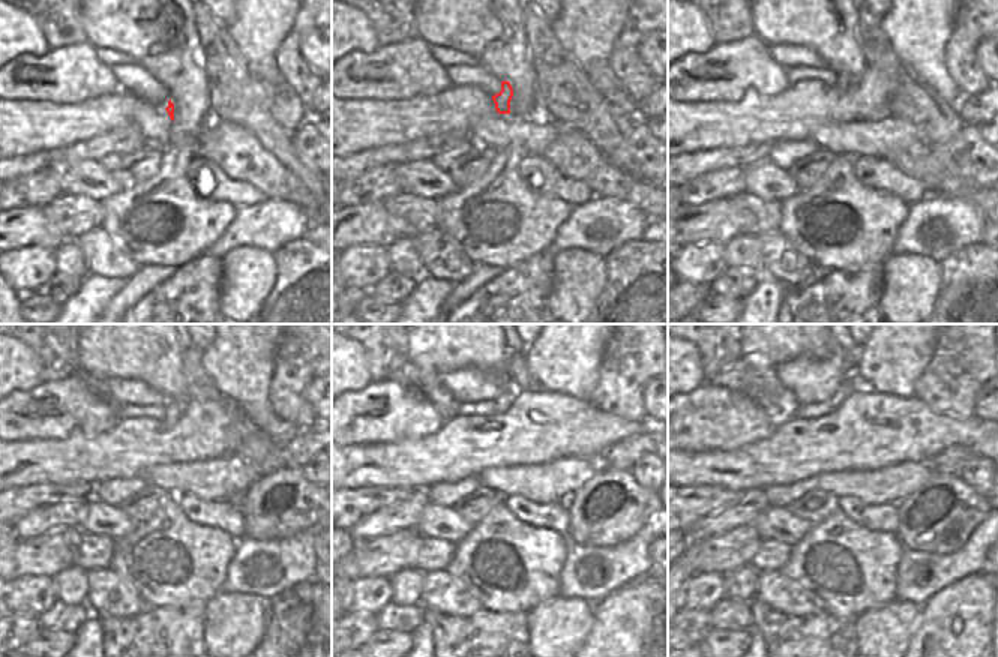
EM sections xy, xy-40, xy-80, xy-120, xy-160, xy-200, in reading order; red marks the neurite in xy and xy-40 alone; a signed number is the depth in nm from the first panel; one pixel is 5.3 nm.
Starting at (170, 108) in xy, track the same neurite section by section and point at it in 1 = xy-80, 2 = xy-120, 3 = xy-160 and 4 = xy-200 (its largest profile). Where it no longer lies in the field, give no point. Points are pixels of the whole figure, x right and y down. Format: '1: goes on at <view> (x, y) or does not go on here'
1: goes on at xy-80 (844, 81)
2: goes on at xy-120 (173, 408)
3: goes on at xy-160 (506, 399)
4: goes on at xy-200 (845, 389)

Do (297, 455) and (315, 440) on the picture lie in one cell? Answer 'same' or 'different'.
same

